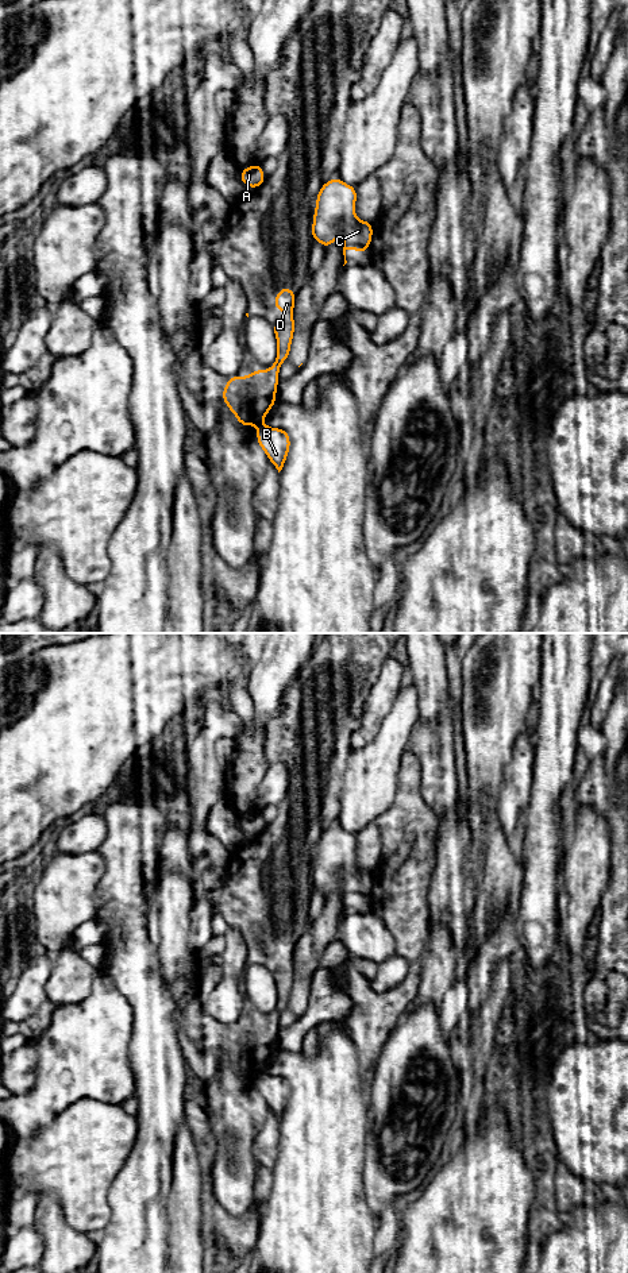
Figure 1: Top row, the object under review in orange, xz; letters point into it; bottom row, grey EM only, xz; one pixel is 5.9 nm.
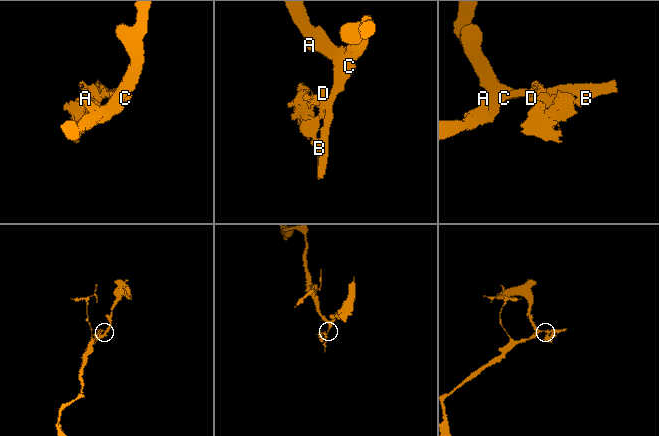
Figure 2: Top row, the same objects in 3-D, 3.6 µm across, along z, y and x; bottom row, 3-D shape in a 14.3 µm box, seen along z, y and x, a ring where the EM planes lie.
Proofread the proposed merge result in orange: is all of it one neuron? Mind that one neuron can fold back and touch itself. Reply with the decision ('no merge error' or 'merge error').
merge error

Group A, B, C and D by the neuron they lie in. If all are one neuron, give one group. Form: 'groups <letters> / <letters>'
groups A B C / D

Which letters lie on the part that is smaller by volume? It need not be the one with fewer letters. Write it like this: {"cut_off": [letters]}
{"cut_off": ["D"]}

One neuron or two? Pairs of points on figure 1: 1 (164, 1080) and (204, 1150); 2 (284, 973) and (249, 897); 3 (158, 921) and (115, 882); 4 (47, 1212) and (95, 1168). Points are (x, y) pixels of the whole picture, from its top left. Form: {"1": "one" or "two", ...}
{"1": "two", "2": "one", "3": "two", "4": "two"}

